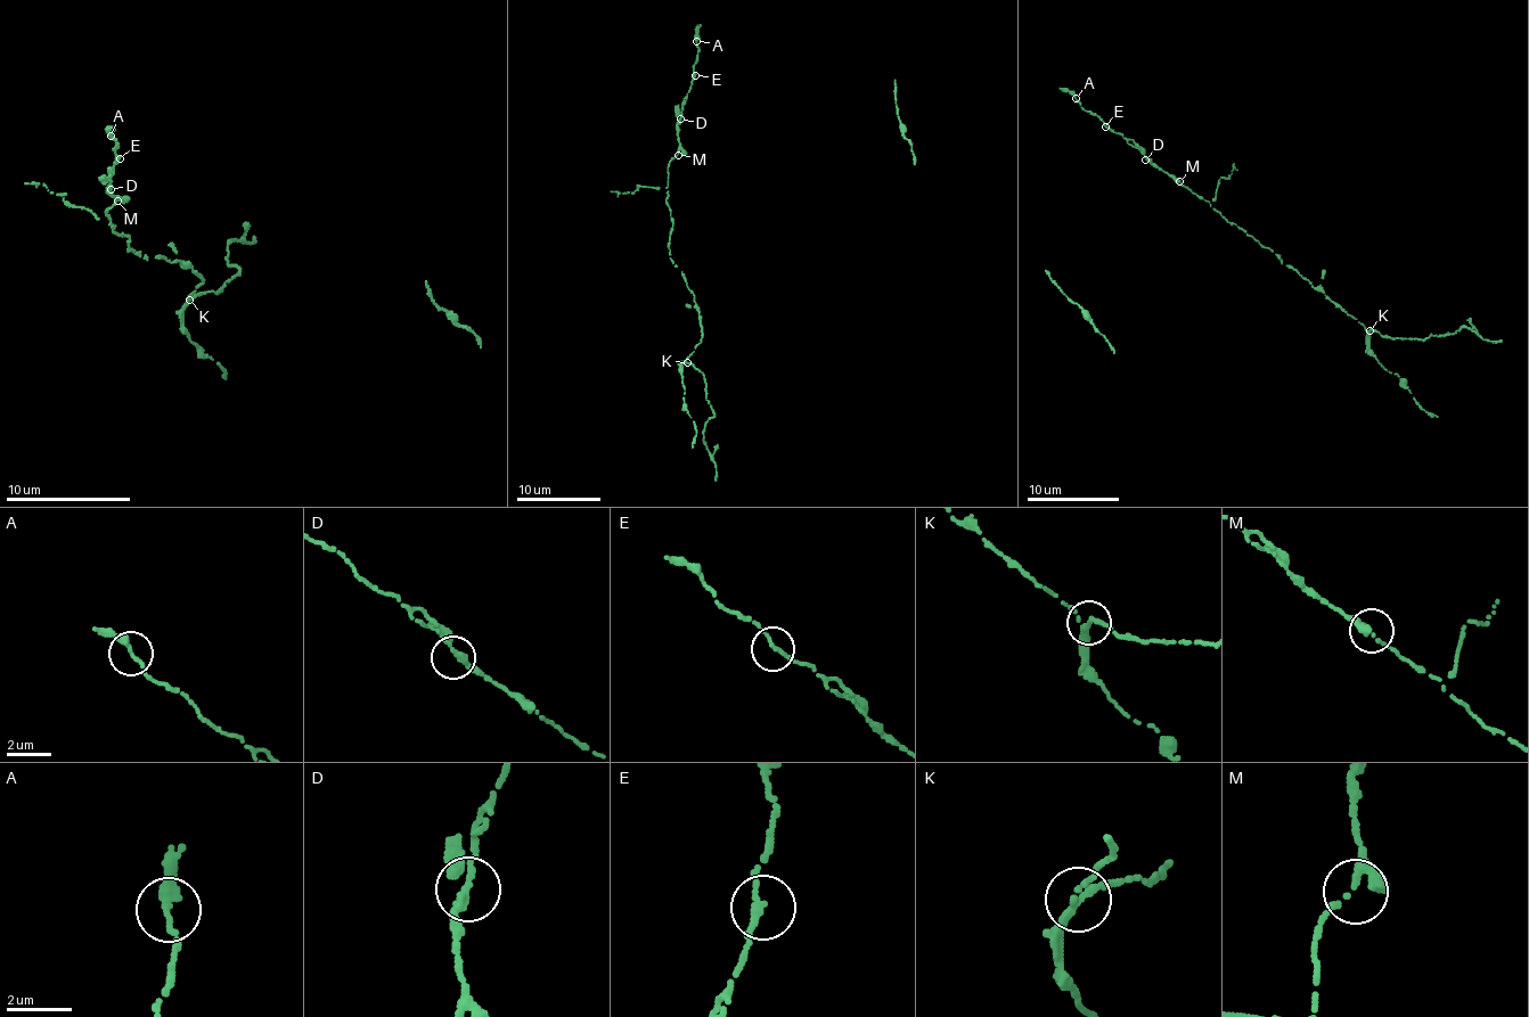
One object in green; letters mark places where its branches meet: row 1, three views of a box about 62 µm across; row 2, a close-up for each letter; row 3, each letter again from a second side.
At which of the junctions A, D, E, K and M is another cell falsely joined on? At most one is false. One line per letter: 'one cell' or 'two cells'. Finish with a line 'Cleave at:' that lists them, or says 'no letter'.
A: one cell
D: one cell
E: one cell
K: two cells
M: one cell
Cleave at: K

